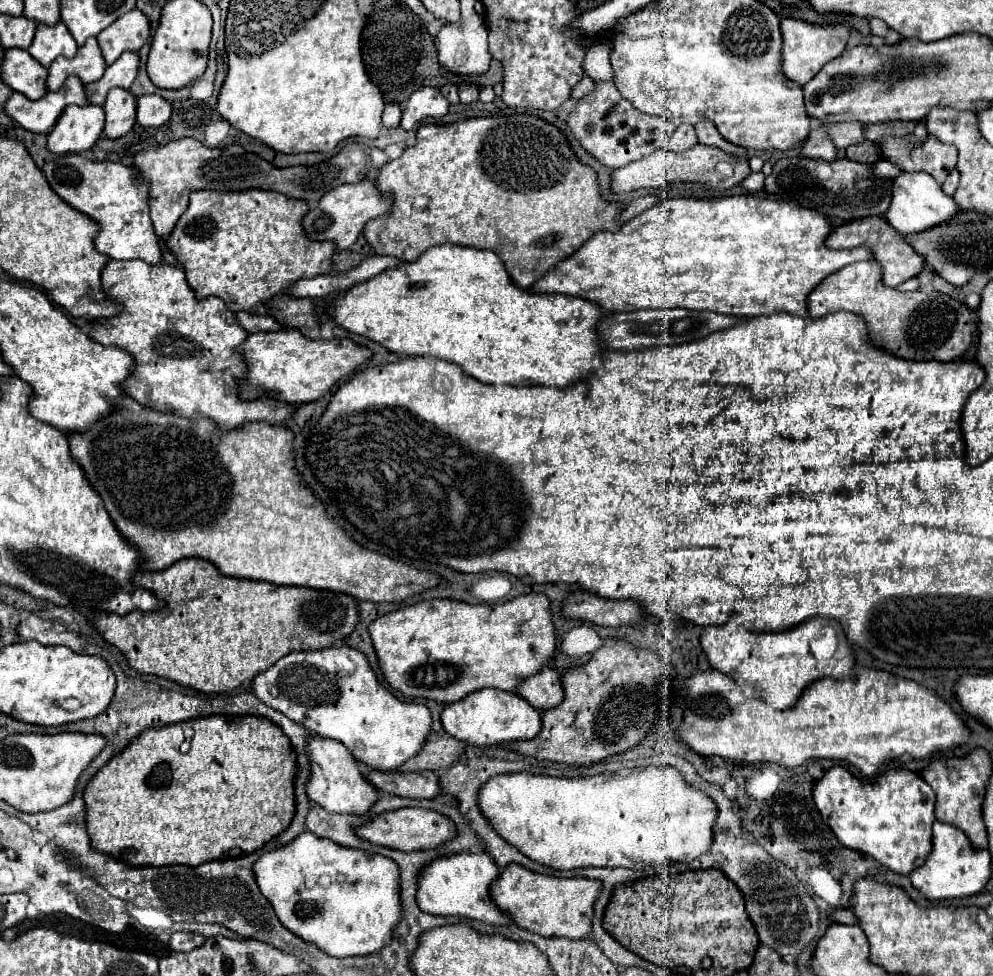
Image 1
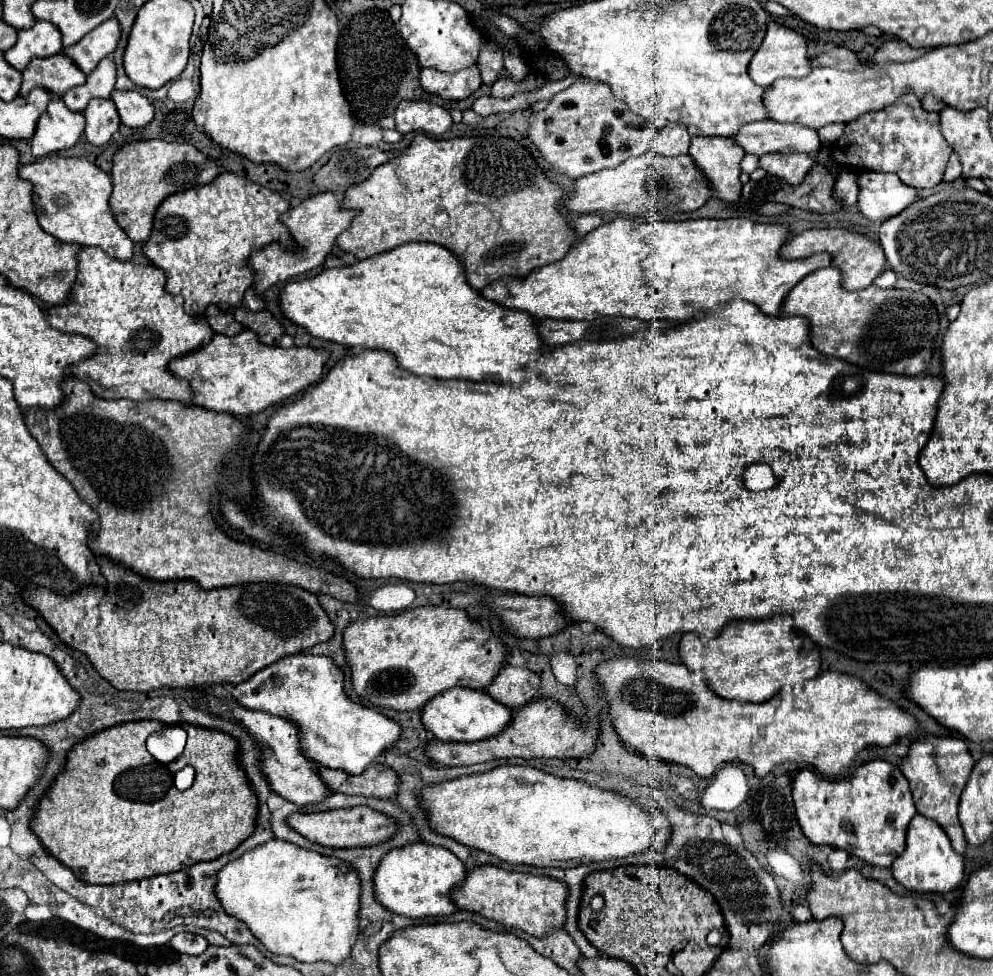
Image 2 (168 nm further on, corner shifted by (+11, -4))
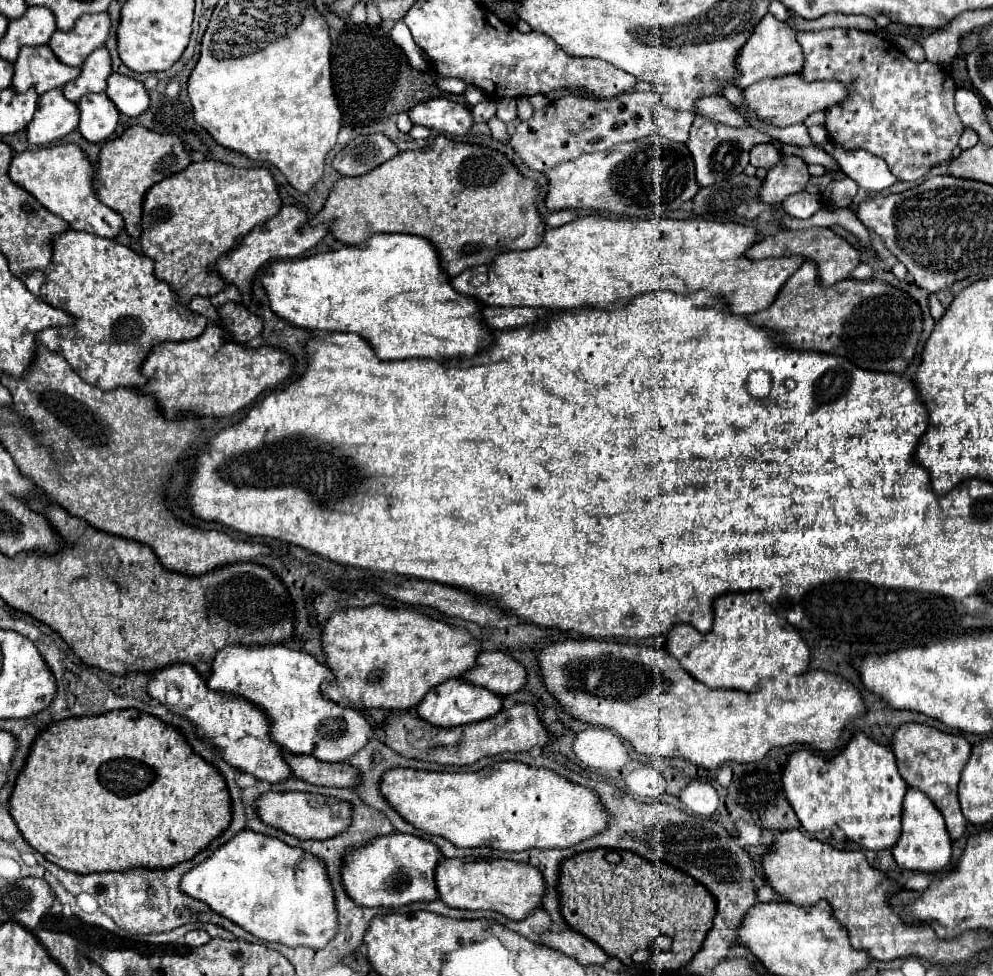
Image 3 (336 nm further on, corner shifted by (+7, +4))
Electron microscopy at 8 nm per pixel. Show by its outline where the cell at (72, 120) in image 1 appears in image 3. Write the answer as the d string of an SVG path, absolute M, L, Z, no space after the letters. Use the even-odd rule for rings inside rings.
M55 88L39 96L33 120L27 126L27 138L35 146L45 146L73 132L79 122L77 104L69 102L63 90Z

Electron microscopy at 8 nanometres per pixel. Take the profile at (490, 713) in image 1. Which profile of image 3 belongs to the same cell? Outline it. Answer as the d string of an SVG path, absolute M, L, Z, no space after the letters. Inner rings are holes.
M457 678L457 680L447 680L443 684L435 686L433 690L429 690L429 694L425 694L425 698L419 702L417 714L423 720L427 720L435 726L453 728L453 726L463 726L463 724L487 720L487 718L495 716L501 708L503 708L501 696L493 694L491 690L485 690L481 686L473 686L471 682L465 682L465 680Z

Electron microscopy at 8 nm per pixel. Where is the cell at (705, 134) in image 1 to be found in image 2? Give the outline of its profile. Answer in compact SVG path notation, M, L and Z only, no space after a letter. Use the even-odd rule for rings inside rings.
M697 136L691 138L689 156L699 166L699 170L705 174L713 196L735 202L739 200L741 192L741 158L743 150L731 140L731 138L713 138L713 136Z

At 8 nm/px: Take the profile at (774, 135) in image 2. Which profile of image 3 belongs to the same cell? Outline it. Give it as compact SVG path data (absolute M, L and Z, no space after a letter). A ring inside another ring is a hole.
M707 96L707 98L701 98L697 102L697 114L699 116L705 116L709 120L715 120L715 122L723 122L727 126L733 126L733 128L747 128L749 122L747 118L737 112L731 102L723 96Z

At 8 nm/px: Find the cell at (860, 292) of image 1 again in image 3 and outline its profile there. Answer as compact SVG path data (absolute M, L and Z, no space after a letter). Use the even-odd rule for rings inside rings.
M807 260L801 270L797 270L779 290L775 302L761 312L751 314L753 322L759 326L767 326L781 336L781 342L791 348L801 350L817 350L827 354L837 354L851 360L855 366L865 370L879 370L879 372L897 372L903 374L905 368L913 362L917 352L917 342L923 334L923 314L913 296L907 292L881 282L881 280L843 280L829 288L819 282L819 268L813 260Z

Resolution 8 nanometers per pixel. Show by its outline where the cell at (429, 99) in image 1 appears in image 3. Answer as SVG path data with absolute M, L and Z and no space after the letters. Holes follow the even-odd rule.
M433 98L421 102L407 114L413 124L451 136L465 136L469 126L473 124L469 110L449 98Z

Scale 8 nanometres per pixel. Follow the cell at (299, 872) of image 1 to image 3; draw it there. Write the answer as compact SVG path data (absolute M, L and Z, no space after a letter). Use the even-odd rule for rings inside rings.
M243 830L231 838L225 846L213 852L205 862L189 870L181 880L181 890L205 904L209 904L217 914L239 924L247 932L255 934L259 940L277 942L291 948L305 946L313 950L325 948L337 936L337 906L333 898L333 886L325 864L305 850L285 846L279 838L269 838L267 834L255 834L253 830Z

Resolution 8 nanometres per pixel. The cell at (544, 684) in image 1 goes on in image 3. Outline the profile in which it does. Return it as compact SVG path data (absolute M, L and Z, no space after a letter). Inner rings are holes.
M501 650L481 652L477 658L477 666L471 672L467 672L463 678L499 696L509 696L525 688L527 670L521 662L517 662L515 658L511 658Z

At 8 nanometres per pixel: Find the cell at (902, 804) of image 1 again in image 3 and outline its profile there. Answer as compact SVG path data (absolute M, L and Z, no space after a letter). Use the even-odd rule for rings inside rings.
M861 732L835 758L815 756L813 752L807 750L793 752L783 770L783 788L789 804L793 806L795 814L801 820L801 826L811 834L825 830L835 832L837 828L845 832L849 840L857 842L867 850L891 850L901 836L901 810L909 786L897 770L895 754L889 748L869 740Z

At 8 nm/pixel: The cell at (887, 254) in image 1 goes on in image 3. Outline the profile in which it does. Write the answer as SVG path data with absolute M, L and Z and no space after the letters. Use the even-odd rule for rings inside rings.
M809 228L809 230L779 230L775 236L765 236L763 240L747 252L751 260L771 258L771 256L793 256L801 254L819 264L819 280L825 286L833 286L845 278L861 264L861 252L853 248L845 238L835 234L831 228Z

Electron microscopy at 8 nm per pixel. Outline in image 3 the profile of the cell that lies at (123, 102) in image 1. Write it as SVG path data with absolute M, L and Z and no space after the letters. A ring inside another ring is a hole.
M87 94L77 102L77 106L81 110L79 132L85 140L101 142L113 134L119 120L119 110L105 94Z

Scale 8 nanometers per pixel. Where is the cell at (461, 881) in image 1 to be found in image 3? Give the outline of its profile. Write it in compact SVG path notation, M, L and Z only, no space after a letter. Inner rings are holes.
M393 832L369 842L367 846L355 848L349 856L345 856L343 884L347 894L359 906L399 908L413 902L433 902L439 898L435 886L435 868L441 858L443 854L433 842L413 834Z

